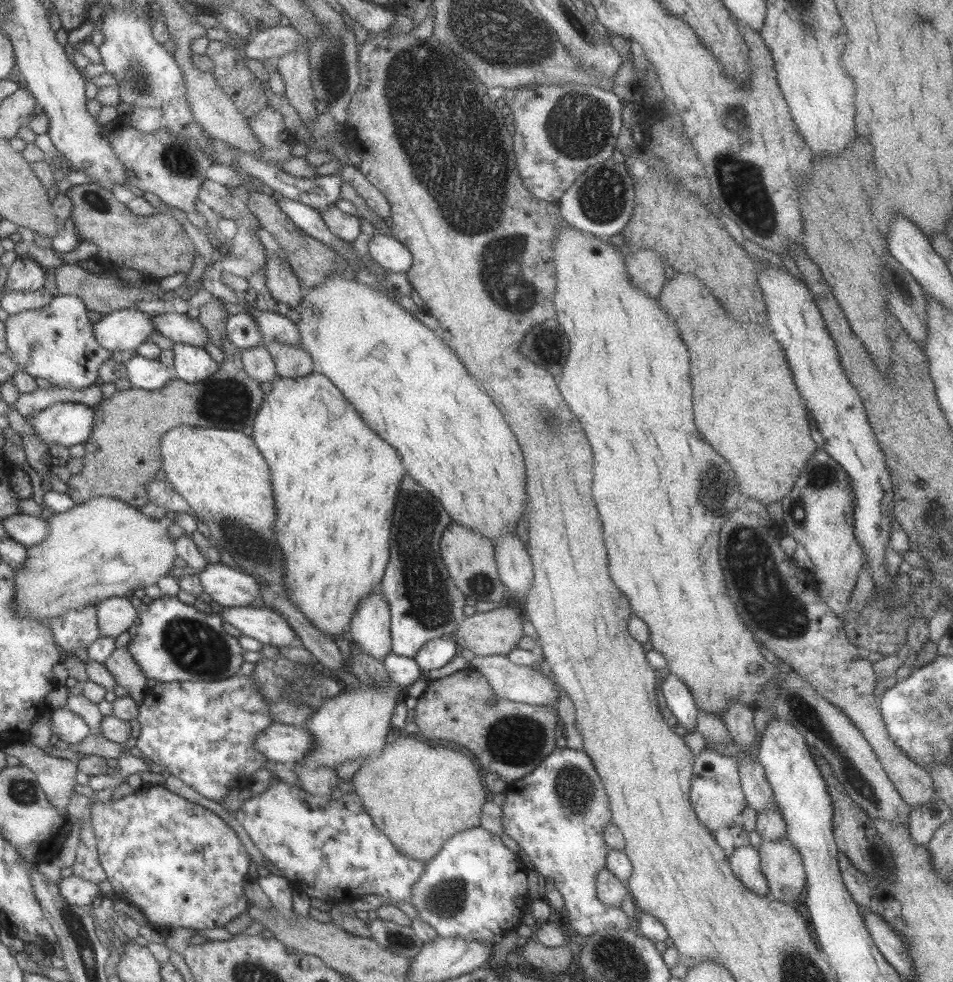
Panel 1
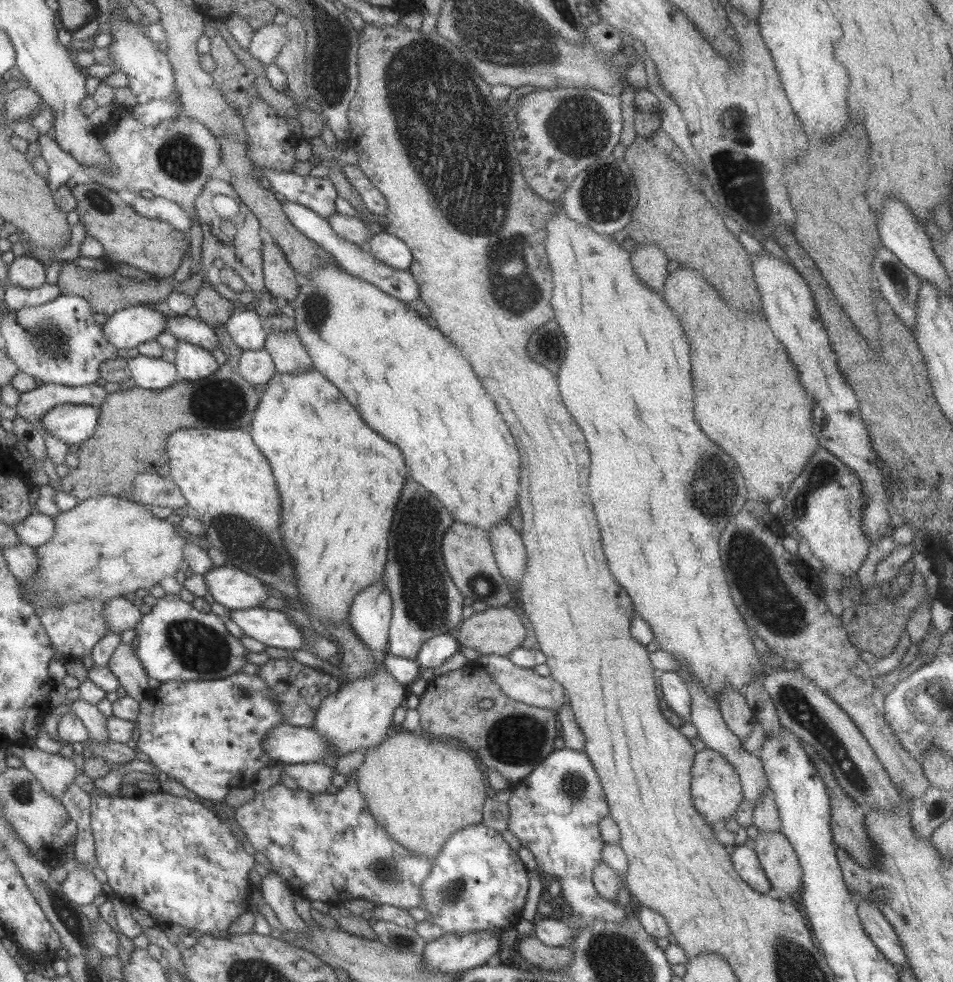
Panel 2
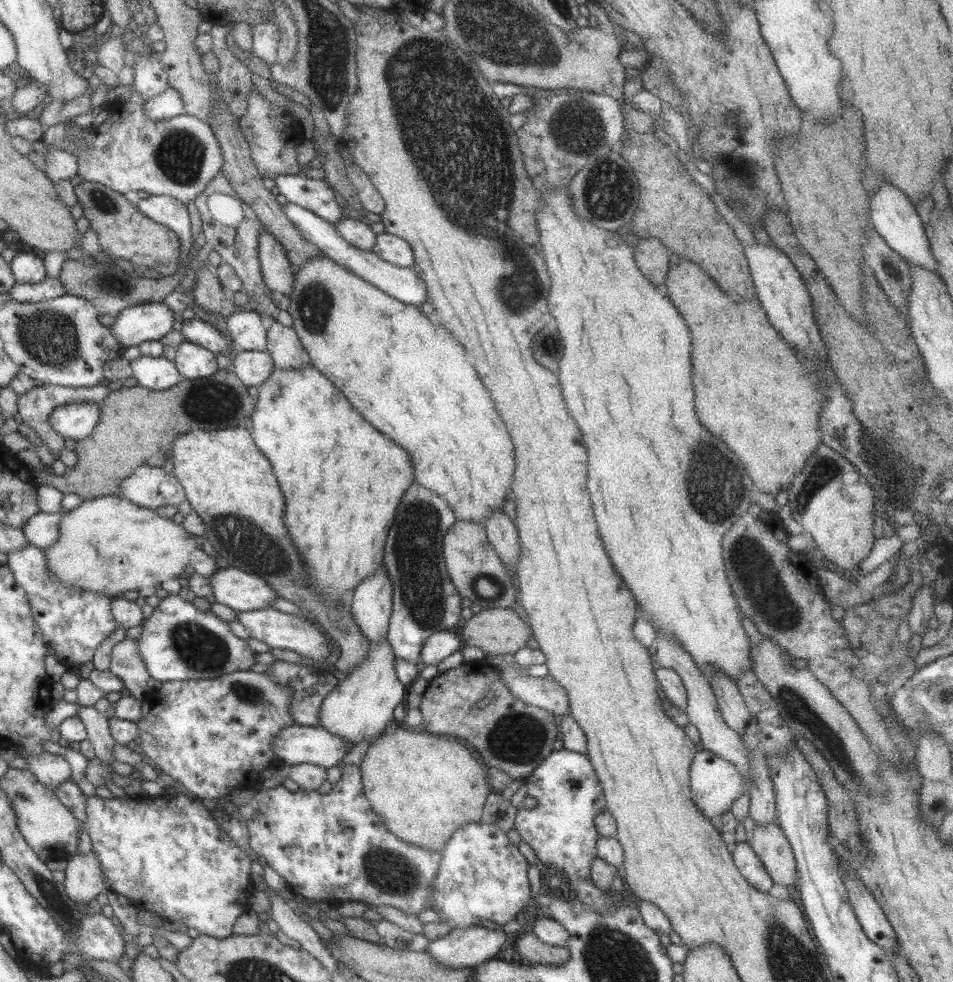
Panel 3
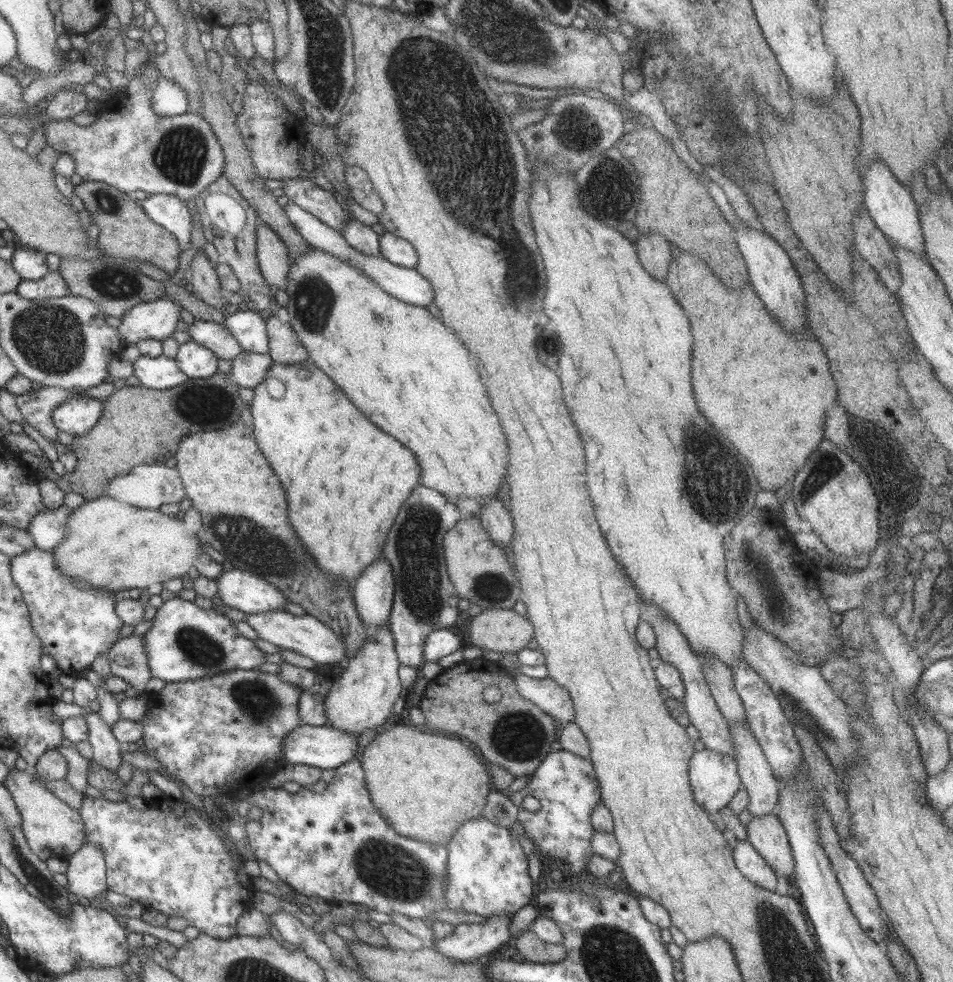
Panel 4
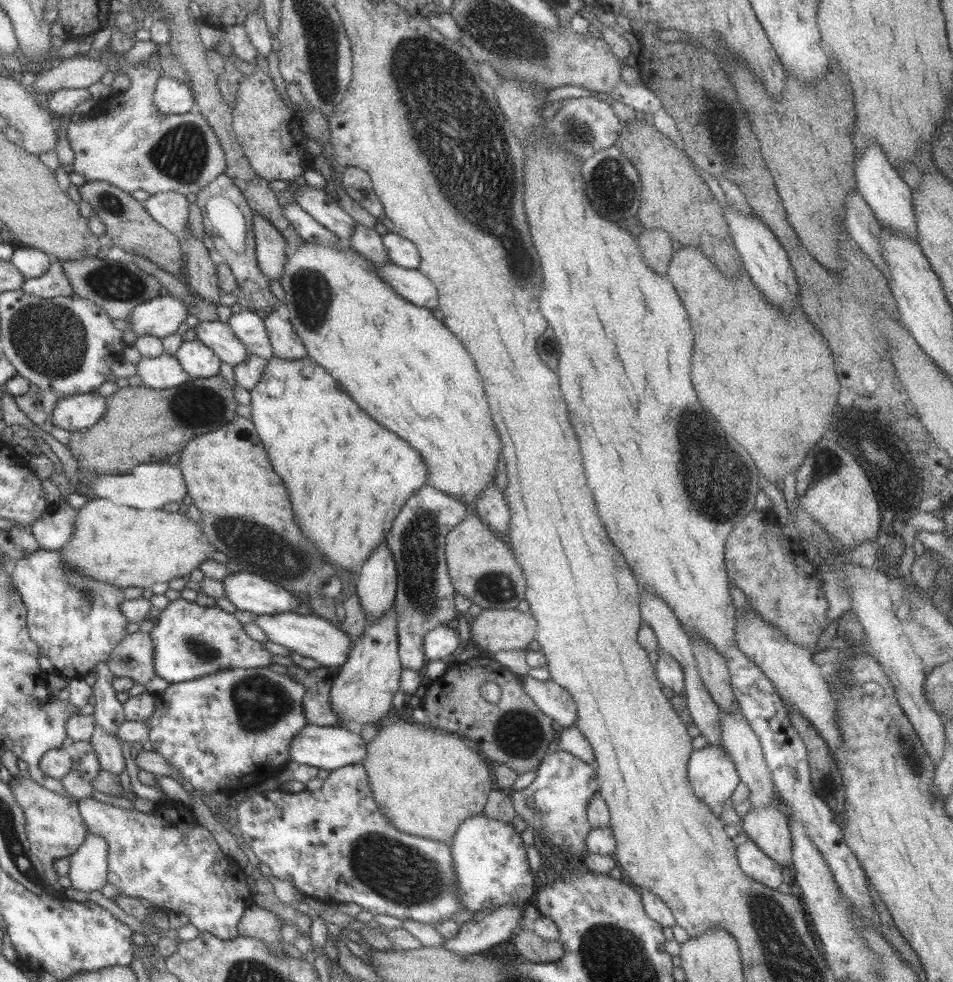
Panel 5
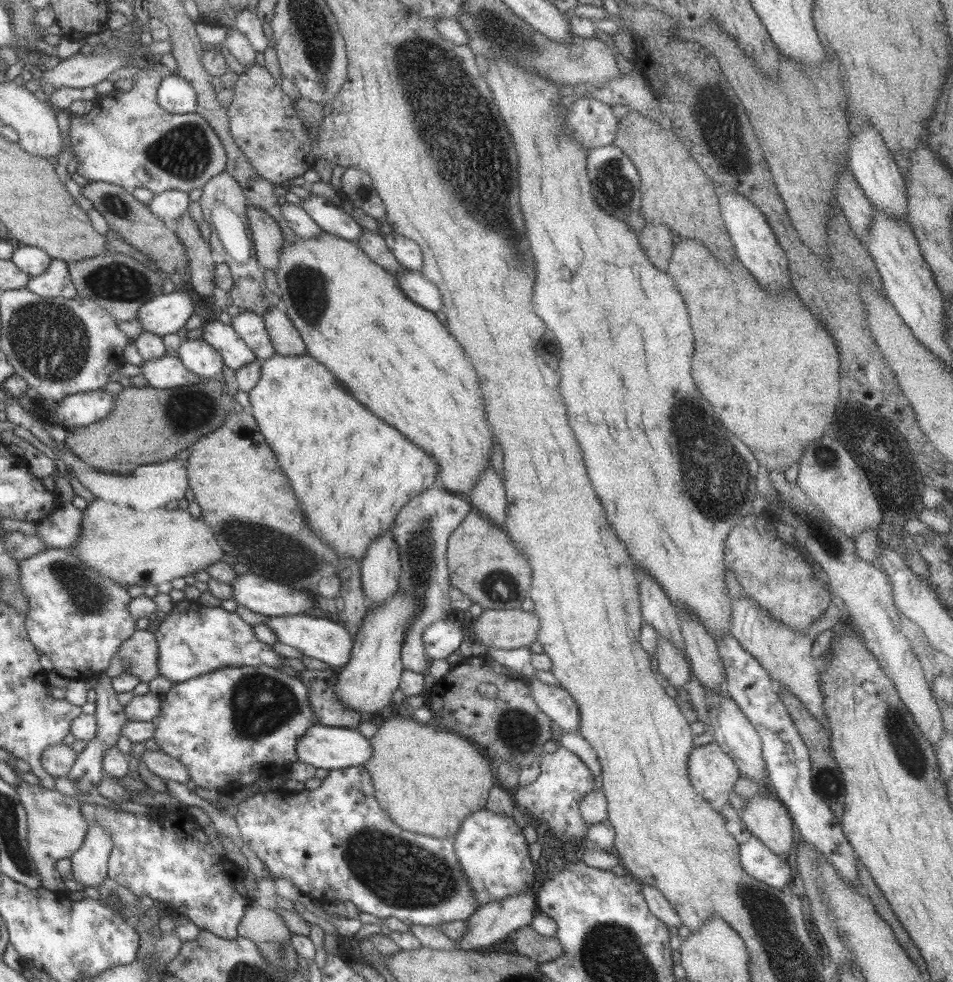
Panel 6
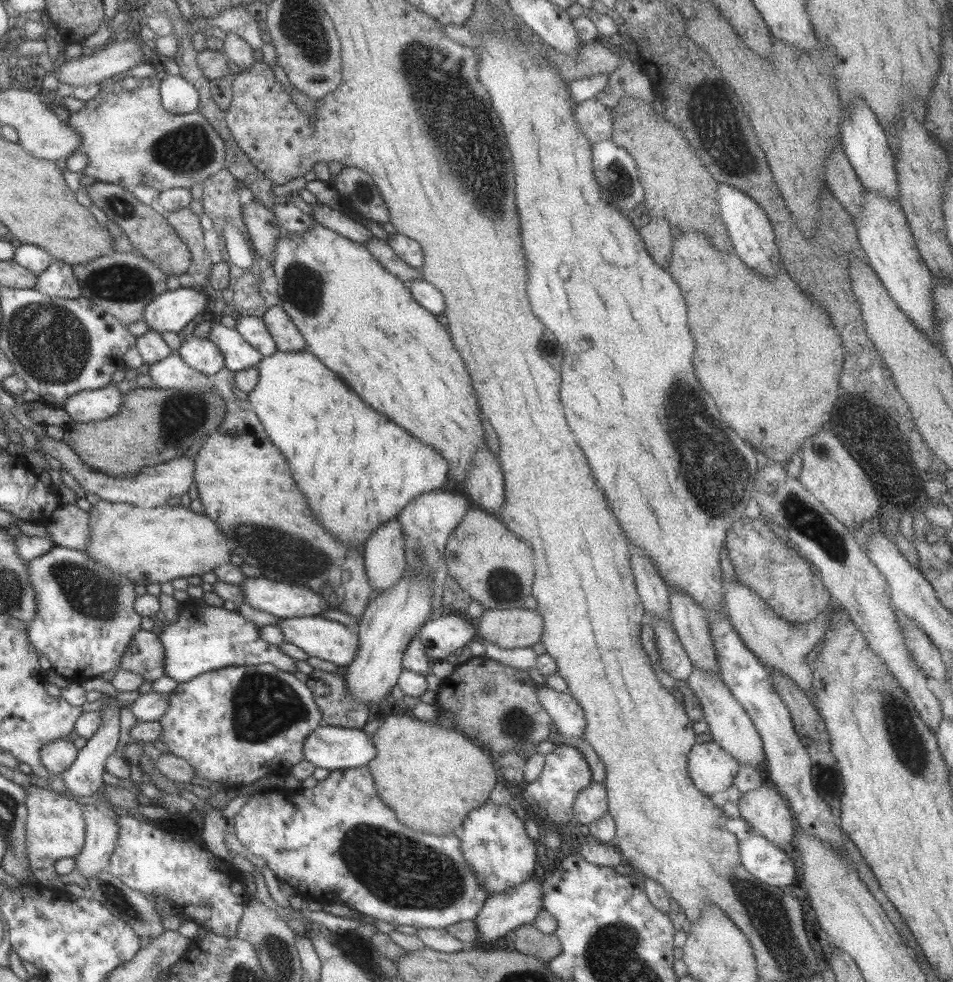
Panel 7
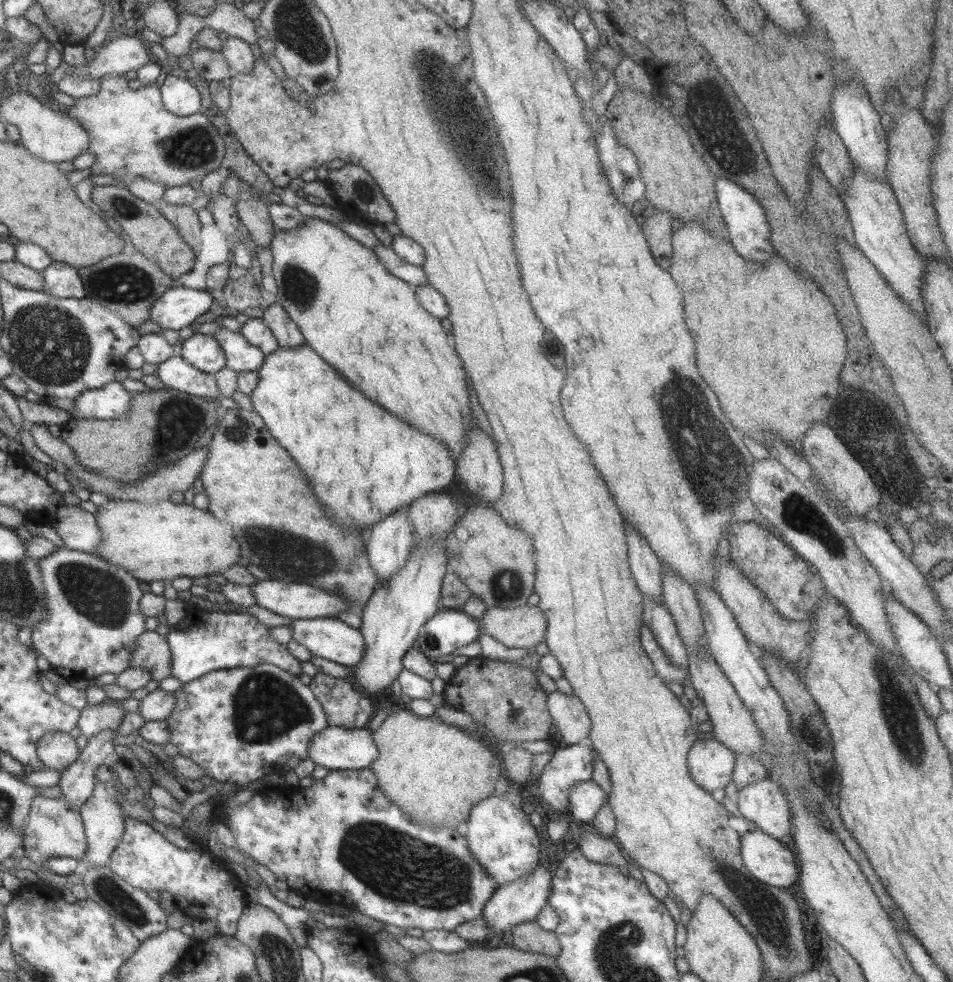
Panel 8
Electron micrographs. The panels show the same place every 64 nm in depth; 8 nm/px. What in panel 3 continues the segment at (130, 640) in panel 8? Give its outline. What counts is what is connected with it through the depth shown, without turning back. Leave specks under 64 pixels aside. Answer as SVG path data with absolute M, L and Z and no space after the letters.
M26 545L8 553L7 559L16 582L28 596L32 616L46 639L49 654L58 656L68 669L80 666L88 669L95 650L117 629L111 613L113 598L94 592L74 591L72 587L53 580L41 548Z

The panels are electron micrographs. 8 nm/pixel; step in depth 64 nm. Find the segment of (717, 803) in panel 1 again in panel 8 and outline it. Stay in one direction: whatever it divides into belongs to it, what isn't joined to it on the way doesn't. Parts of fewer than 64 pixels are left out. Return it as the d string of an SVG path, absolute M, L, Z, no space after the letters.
M699 736L687 758L689 773L694 782L708 792L725 788L733 780L735 753L712 736Z

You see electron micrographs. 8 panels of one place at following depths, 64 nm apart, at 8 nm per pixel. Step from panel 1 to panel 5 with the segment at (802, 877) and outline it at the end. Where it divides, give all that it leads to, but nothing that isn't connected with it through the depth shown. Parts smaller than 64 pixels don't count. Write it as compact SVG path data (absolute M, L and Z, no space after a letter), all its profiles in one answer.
M780 802L750 809L742 825L744 834L781 868L793 864L789 818Z

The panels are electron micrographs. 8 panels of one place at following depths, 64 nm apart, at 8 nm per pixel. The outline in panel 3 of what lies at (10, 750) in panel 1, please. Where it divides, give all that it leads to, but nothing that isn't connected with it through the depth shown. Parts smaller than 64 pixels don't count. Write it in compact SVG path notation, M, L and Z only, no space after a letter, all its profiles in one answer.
M39 752L37 755L23 756L35 777L48 789L54 791L62 783L71 782L72 767L66 757L50 754L49 752Z

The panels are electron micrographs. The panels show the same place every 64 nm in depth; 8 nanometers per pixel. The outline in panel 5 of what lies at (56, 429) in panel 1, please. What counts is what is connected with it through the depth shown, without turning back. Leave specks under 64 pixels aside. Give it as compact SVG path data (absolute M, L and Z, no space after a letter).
M95 391L62 397L52 405L52 425L68 430L84 431L97 423L107 407L107 397Z

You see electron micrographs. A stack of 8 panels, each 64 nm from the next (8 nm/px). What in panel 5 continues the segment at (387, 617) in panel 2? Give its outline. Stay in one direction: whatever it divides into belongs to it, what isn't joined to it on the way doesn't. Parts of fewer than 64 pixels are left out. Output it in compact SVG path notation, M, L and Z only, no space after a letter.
M383 542L374 549L357 574L356 593L365 615L373 622L394 606L397 592L397 568L392 553Z

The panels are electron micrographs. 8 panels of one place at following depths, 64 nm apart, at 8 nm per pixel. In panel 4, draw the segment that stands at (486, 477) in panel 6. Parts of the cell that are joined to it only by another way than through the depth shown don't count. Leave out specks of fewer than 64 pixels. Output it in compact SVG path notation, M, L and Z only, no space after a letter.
M496 498L482 507L478 518L493 543L504 548L506 553L511 555L514 538L514 522L511 512Z

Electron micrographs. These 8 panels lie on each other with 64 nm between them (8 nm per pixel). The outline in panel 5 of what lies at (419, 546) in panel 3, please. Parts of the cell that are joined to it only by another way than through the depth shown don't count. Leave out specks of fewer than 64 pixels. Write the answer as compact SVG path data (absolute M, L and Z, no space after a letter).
M426 485L404 503L386 535L385 543L397 568L397 592L393 604L398 615L398 652L403 667L421 672L428 661L423 643L426 633L456 618L454 595L457 591L447 567L445 536L469 513L471 509L463 502Z

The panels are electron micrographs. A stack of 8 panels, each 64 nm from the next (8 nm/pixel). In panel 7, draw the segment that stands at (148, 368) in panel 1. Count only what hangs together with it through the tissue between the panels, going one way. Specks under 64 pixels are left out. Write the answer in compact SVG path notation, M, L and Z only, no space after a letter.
M170 354L162 360L149 365L147 374L154 386L162 389L182 389L200 392L214 389L213 376L206 376L190 368L178 354Z

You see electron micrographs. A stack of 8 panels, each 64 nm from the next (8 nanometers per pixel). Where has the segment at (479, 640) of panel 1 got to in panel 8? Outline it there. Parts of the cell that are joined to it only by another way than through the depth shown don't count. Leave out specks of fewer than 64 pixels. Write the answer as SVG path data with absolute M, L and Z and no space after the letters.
M538 606L488 607L480 623L484 634L492 635L508 648L532 650L546 639L547 620Z

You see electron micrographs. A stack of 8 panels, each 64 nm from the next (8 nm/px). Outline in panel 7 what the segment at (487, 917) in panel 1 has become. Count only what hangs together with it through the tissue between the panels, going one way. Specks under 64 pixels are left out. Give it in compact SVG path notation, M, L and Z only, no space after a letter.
M486 804L471 810L463 822L460 848L474 874L483 881L487 896L502 894L530 880L538 871L538 842L528 837L522 821L509 806Z

